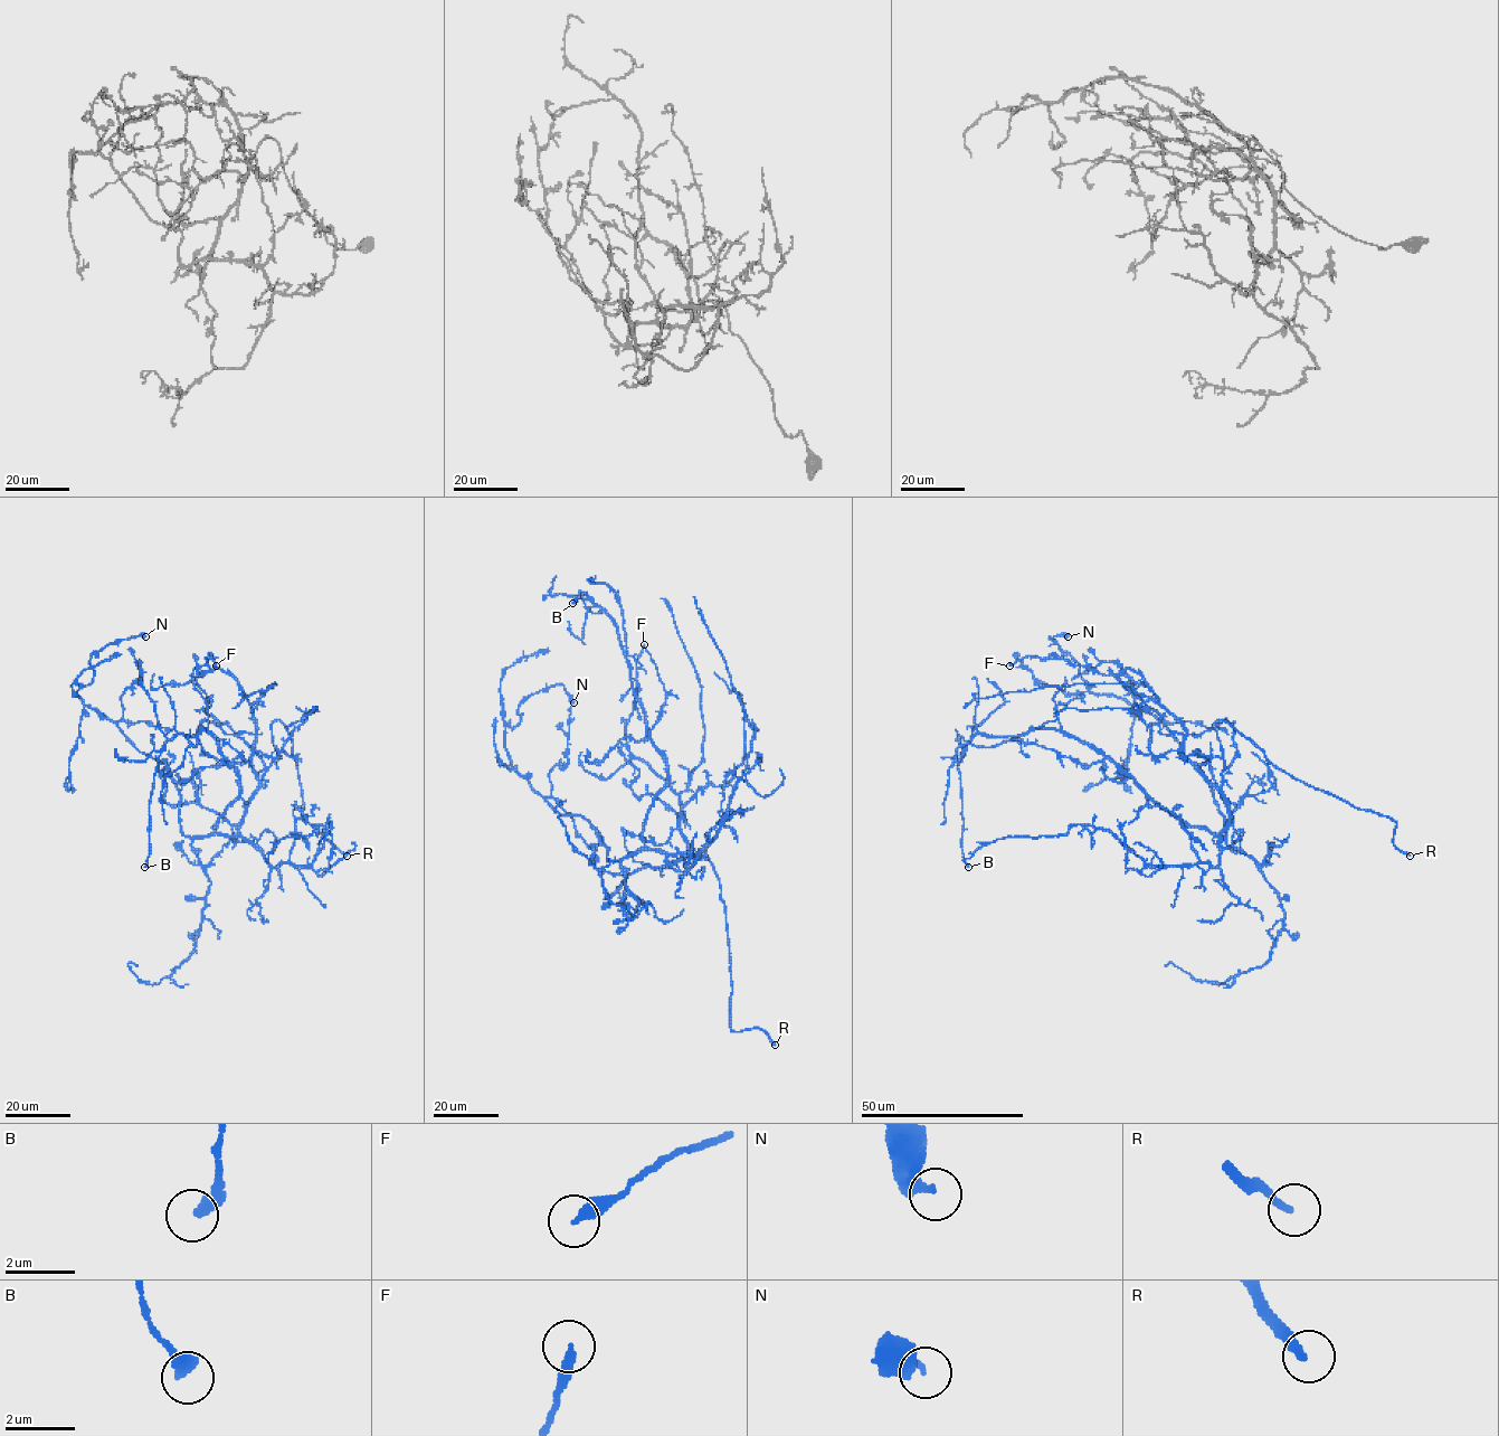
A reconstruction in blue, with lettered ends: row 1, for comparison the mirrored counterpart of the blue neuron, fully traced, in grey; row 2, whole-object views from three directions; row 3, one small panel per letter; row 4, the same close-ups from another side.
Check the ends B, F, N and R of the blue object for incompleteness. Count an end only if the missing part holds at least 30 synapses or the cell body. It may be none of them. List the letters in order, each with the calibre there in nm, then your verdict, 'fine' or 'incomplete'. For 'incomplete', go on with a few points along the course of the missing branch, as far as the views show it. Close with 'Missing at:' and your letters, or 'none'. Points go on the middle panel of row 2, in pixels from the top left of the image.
B: 400 nm thick; fine
F: 280 nm thick; fine
N: 360 nm thick; fine
R: 240 nm thick; incomplete; missing branch runs (775, 1045), (787, 1058), (790, 1069)
Missing at: R

